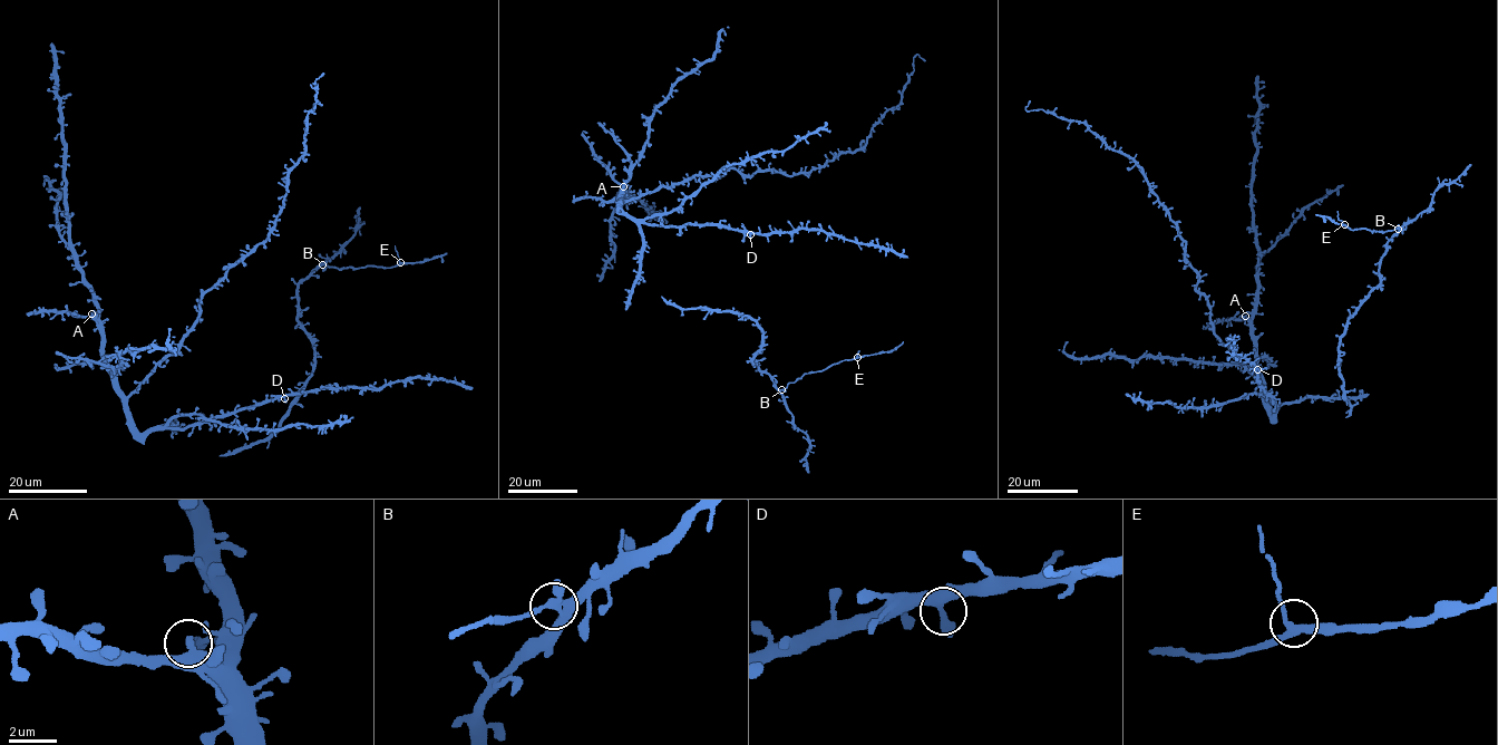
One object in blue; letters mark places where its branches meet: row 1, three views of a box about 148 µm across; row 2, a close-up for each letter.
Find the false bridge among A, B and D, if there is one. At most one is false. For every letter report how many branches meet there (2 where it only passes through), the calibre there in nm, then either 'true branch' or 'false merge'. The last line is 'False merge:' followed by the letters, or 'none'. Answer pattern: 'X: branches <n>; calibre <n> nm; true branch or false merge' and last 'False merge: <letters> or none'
A: branches 3; calibre 320 nm; true branch
B: branches 3; calibre 240 nm; false merge
D: branches 3; calibre 340 nm; true branch
False merge: B

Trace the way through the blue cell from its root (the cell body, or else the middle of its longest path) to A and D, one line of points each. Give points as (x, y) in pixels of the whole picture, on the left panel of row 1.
A: (158, 426), (142, 433), (135, 428), (124, 396), (110, 375), (100, 323), (91, 313)
D: (158, 426), (186, 427), (284, 398)

